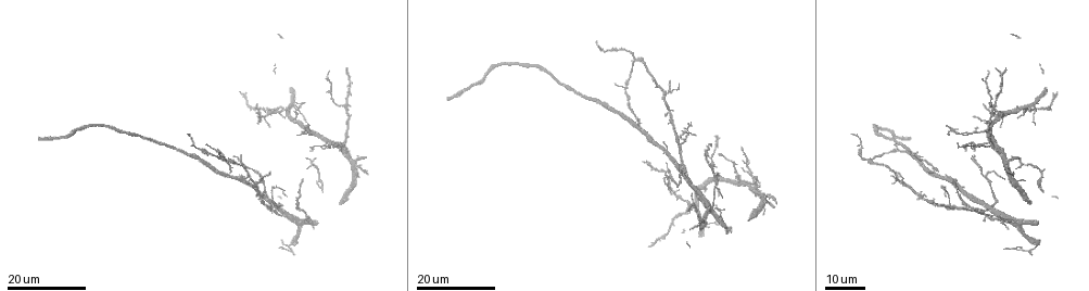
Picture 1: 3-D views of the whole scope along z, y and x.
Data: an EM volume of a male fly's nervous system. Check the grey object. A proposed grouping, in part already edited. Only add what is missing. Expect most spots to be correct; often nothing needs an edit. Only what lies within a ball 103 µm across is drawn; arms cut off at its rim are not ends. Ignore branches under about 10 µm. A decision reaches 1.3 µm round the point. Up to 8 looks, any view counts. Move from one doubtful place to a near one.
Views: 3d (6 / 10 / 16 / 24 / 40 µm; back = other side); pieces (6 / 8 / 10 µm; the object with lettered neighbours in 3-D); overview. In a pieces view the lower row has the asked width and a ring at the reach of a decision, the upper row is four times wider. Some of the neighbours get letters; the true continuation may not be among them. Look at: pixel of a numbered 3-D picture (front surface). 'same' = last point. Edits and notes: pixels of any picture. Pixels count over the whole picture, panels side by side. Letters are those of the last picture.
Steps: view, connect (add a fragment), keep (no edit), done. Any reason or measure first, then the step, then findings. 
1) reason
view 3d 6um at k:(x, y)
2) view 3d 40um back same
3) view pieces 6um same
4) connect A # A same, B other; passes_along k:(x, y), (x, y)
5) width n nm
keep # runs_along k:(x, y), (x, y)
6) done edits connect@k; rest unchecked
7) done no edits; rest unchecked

thin end
view 3d 16um at 1:(987, 104)

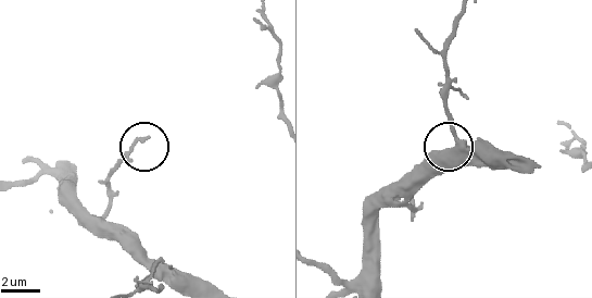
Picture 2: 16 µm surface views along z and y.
what lies round it
view pieces 10um at 2:(146, 138)

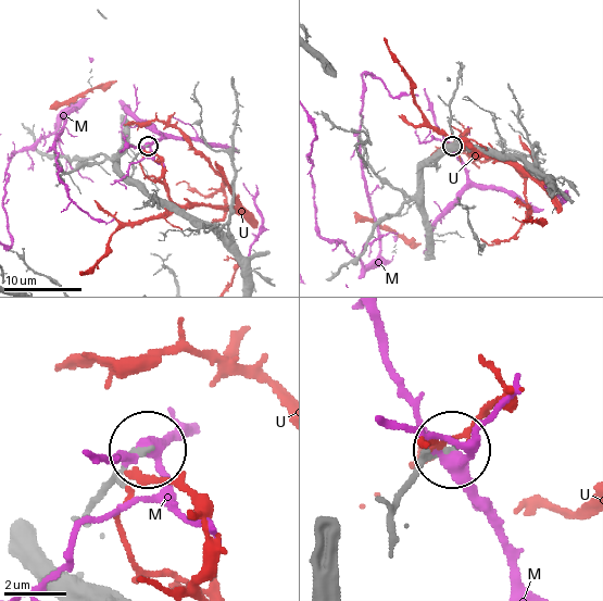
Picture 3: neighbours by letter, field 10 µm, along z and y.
keep # M other, U other; runs_along 3:(393, 520), (391, 504), (404, 480), (448, 450); no lettered fragment goes on from it

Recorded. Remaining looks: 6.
tapers out
view 3d 24um at 1:(664, 115)

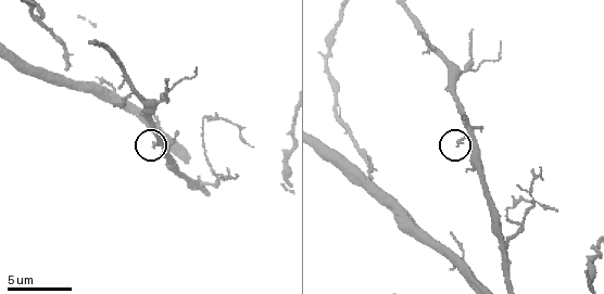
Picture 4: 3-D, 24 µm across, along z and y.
view pieces 8um at 4:(460, 144)

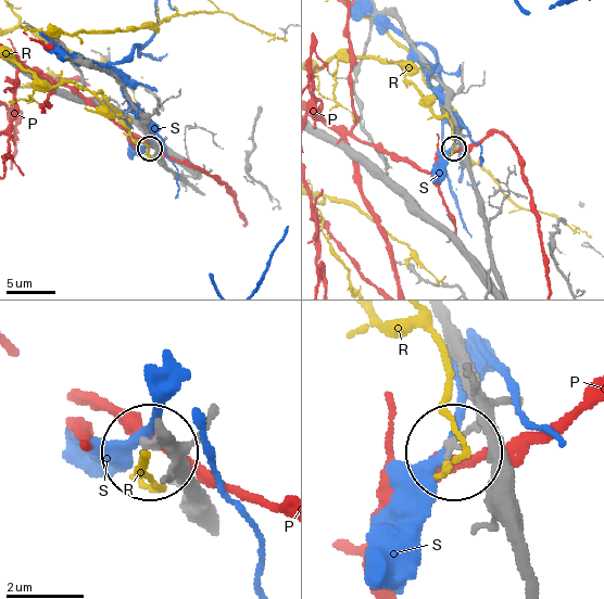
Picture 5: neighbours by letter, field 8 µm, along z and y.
keep # P other, R other, S other; runs_along 5:(523, 537), (500, 440), (480, 427), (454, 446); none of them fits

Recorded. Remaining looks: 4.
view 3d 16um at 1:(302, 178)

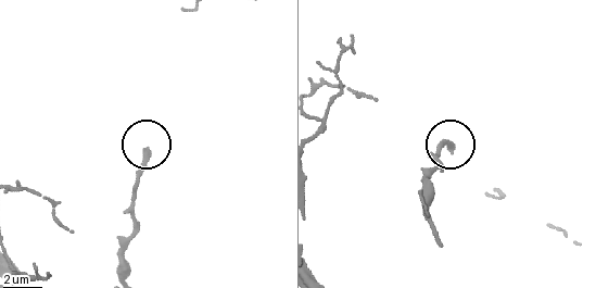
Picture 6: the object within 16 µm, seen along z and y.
see the neighbours
view pieces 10um at 6:(148, 150)

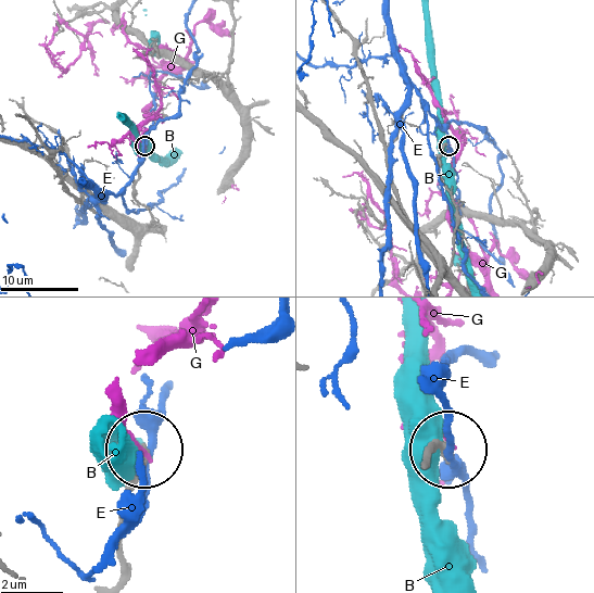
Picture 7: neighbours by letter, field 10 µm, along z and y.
width 320 nm
keep # B other, E other, G other; none of them fits

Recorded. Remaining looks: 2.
free end
view 3d 16um at 1:(307, 125)

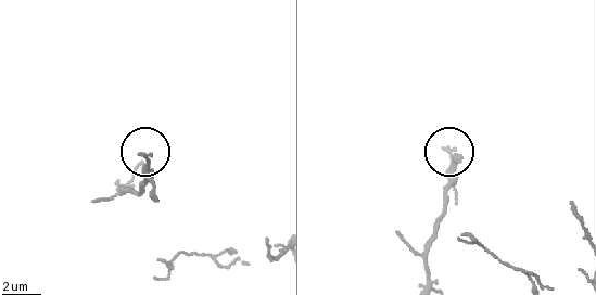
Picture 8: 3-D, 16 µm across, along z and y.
see the neighbours
view pieces 10um at 8:(140, 154)

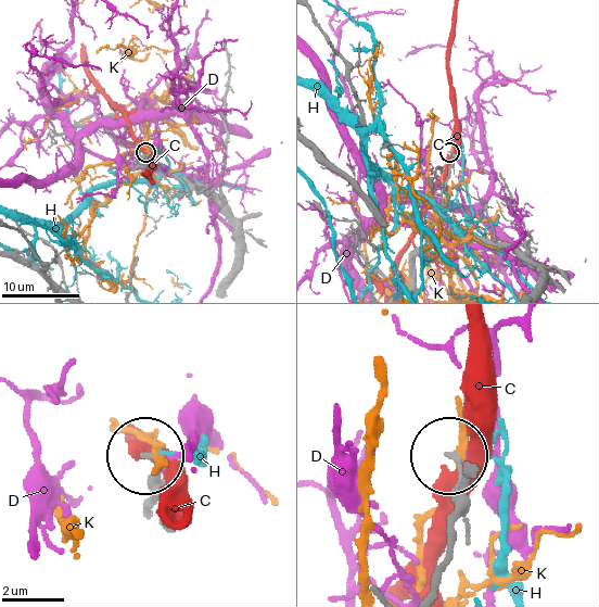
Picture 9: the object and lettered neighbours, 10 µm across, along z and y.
keep # C other, D other, H other, K other; no lettered fragment goes on from it

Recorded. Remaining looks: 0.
done no edits; rest unchecked

